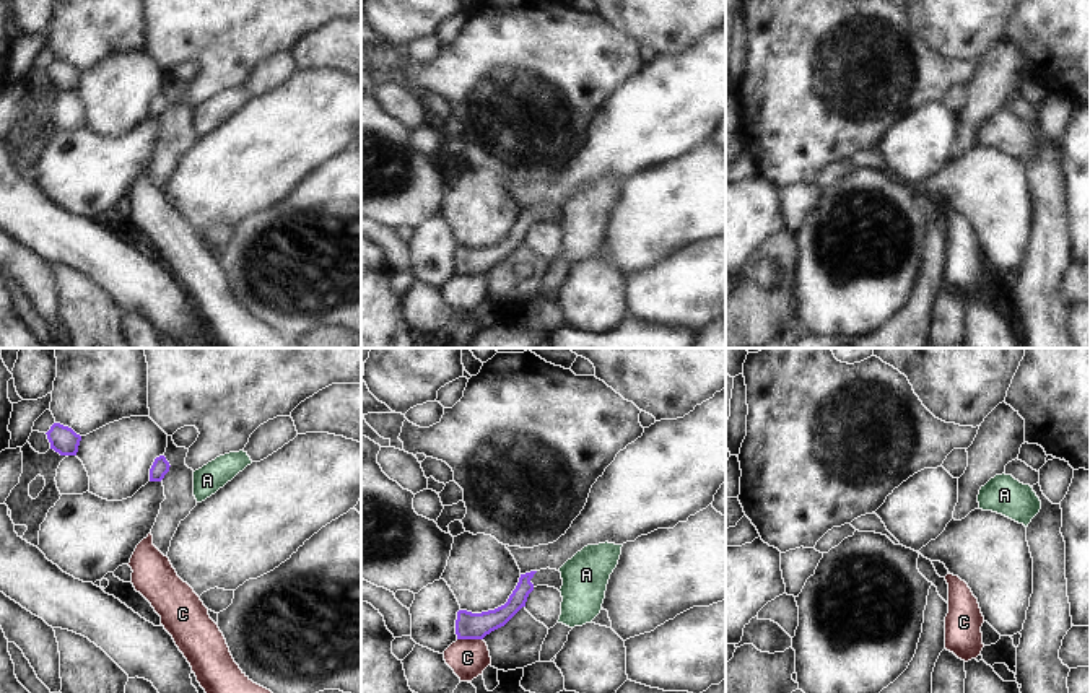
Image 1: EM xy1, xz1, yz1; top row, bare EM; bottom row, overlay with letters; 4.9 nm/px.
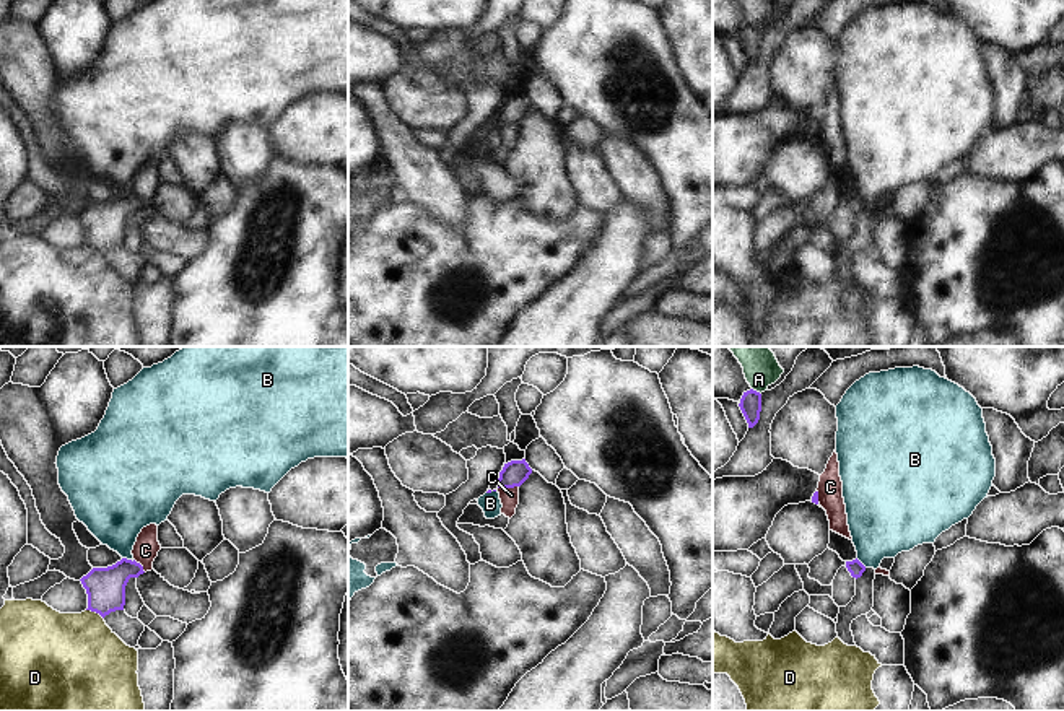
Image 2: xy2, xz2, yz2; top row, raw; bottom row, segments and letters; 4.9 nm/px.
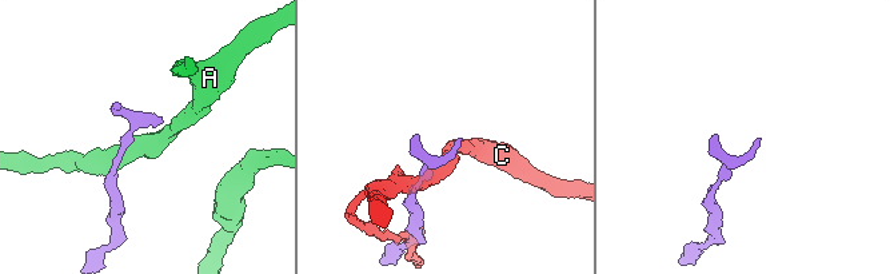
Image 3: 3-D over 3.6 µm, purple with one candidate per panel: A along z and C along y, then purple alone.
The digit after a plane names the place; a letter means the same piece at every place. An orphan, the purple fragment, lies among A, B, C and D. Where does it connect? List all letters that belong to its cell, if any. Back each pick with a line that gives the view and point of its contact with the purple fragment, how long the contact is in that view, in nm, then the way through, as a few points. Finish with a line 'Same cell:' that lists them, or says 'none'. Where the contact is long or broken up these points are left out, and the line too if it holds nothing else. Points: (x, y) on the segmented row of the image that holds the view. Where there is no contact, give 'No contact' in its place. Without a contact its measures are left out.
Same cell: none.

